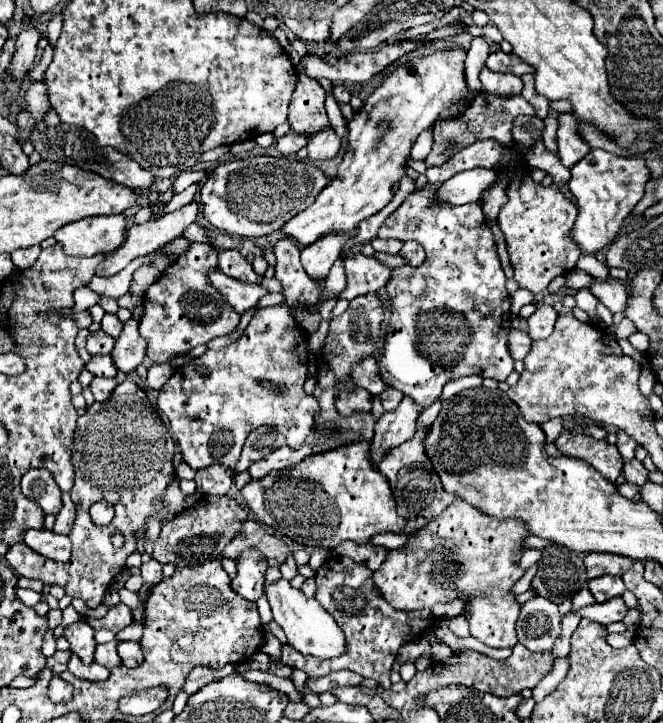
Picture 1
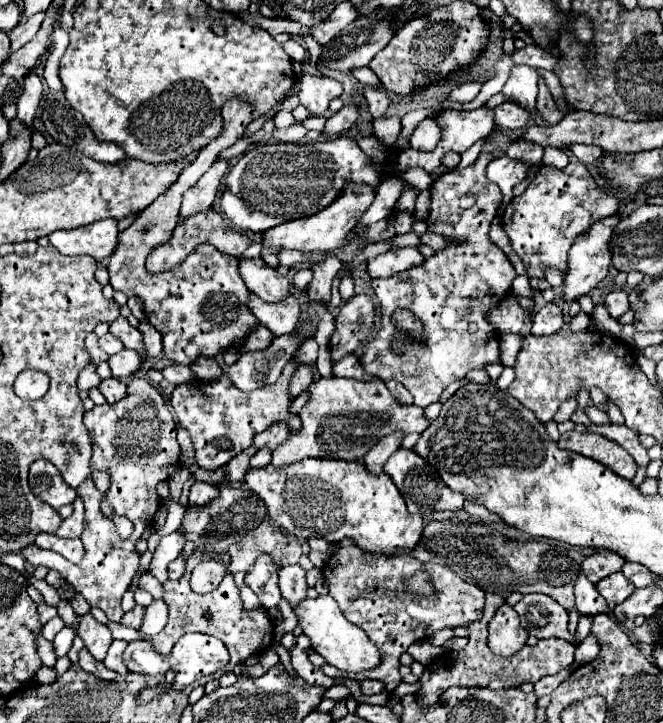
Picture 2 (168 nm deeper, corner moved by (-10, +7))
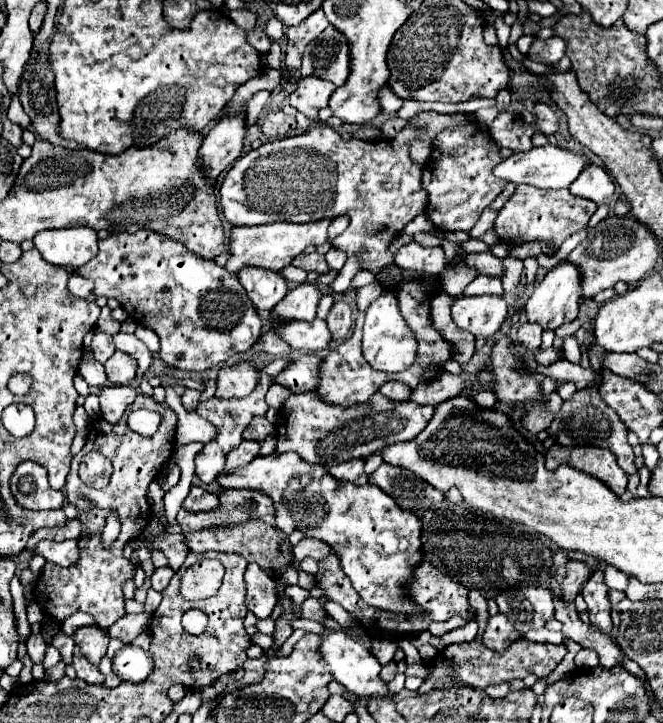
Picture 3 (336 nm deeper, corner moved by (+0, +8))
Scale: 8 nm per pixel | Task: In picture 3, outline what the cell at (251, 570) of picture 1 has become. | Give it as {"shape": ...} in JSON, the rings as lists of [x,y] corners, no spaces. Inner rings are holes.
{"shape":[[[249,563],[245,571],[245,587],[247,587],[247,609],[257,615],[257,619],[267,619],[277,603],[277,593],[273,593],[275,581],[261,569],[257,563]]]}

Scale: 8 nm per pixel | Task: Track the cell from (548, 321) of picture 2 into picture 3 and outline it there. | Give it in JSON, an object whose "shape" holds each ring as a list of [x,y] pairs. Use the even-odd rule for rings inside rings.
{"shape":[[[521,323],[519,329],[517,329],[517,341],[519,345],[523,345],[527,351],[537,351],[539,345],[541,345],[541,325],[539,323]]]}

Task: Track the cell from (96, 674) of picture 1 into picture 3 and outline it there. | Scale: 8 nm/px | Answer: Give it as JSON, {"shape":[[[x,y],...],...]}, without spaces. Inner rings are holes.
{"shape":[[[75,645],[75,655],[73,655],[73,667],[77,671],[77,677],[81,677],[87,683],[103,683],[103,675],[99,673],[97,665],[89,663],[85,655],[81,655],[81,649]]]}

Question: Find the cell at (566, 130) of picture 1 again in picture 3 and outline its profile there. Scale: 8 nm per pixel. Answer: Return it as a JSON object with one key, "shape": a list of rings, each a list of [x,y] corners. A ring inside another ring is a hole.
{"shape":[[[589,163],[583,167],[581,175],[571,183],[569,191],[577,197],[595,201],[597,205],[603,205],[603,203],[609,205],[613,201],[615,185],[603,167]]]}

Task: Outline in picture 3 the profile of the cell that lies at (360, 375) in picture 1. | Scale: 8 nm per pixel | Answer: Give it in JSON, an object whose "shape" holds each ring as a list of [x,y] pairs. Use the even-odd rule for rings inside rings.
{"shape":[[[305,353],[303,357],[295,359],[289,367],[285,367],[273,381],[293,389],[293,393],[313,391],[319,383],[319,369],[323,359],[317,353]]]}

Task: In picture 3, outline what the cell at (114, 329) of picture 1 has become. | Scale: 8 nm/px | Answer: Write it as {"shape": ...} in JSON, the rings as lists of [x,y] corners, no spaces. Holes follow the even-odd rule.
{"shape":[[[119,331],[119,333],[113,335],[113,343],[119,351],[129,353],[137,361],[137,375],[143,375],[149,369],[149,365],[153,361],[153,355],[135,335],[127,335],[127,333]]]}

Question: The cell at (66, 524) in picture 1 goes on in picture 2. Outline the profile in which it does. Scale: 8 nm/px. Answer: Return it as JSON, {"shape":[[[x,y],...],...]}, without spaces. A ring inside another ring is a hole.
{"shape":[[[77,498],[73,502],[73,514],[69,518],[63,520],[63,524],[57,530],[59,538],[79,538],[83,532],[83,502],[81,498]]]}

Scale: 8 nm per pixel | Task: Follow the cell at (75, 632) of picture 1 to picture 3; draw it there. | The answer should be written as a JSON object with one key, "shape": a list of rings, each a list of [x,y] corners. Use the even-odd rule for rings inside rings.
{"shape":[[[79,627],[73,633],[73,639],[79,645],[79,649],[83,651],[83,655],[93,665],[99,665],[101,657],[107,651],[107,645],[109,645],[111,637],[109,637],[109,633],[105,629],[99,629],[99,627]]]}

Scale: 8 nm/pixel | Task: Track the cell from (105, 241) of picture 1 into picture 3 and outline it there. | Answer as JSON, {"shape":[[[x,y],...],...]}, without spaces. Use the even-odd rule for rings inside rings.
{"shape":[[[91,227],[41,231],[33,237],[33,243],[45,261],[67,269],[83,267],[97,255],[97,231]]]}

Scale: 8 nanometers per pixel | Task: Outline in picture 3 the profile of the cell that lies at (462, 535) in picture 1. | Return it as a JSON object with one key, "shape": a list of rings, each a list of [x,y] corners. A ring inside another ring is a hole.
{"shape":[[[497,613],[489,617],[487,629],[483,633],[483,645],[491,651],[505,651],[513,641],[517,641],[521,635],[515,631],[515,627],[505,619],[505,615]]]}

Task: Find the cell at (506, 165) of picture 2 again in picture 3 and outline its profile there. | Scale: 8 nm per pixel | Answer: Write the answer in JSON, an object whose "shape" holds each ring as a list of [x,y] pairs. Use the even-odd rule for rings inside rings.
{"shape":[[[545,145],[545,147],[535,147],[529,153],[515,153],[515,155],[503,159],[493,169],[493,175],[503,181],[527,183],[527,185],[535,185],[539,189],[561,189],[561,187],[569,187],[573,183],[573,179],[577,179],[577,175],[581,173],[585,163],[589,163],[589,159],[583,155],[577,155],[575,151],[561,149],[555,145]]]}

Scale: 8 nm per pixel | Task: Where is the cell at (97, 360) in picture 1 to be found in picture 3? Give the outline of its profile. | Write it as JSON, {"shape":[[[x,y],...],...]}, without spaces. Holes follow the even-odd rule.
{"shape":[[[115,351],[105,363],[105,373],[107,373],[109,383],[113,383],[113,385],[127,385],[135,377],[135,369],[137,369],[135,363],[137,361],[131,355]]]}

